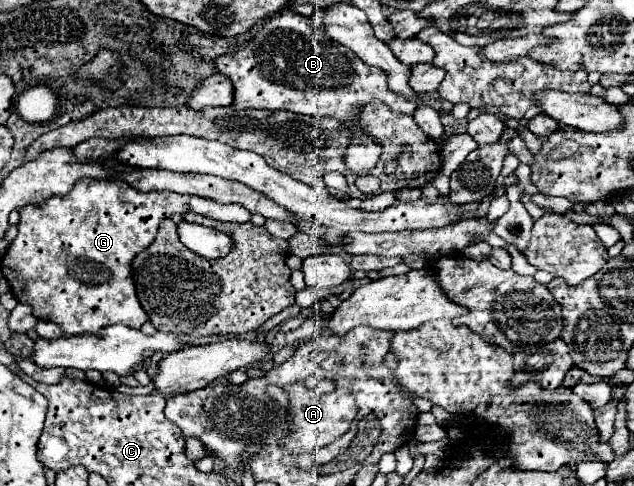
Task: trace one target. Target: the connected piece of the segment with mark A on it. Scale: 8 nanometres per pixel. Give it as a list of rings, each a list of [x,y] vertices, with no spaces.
[[[291,384],[287,388],[287,394],[291,402],[289,404],[291,406],[291,414],[289,414],[291,434],[285,438],[285,446],[287,450],[295,454],[323,448],[331,444],[335,438],[343,436],[349,430],[349,422],[353,420],[357,412],[355,398],[347,390],[333,390],[329,394],[317,394],[313,390],[307,390],[303,384]]]

